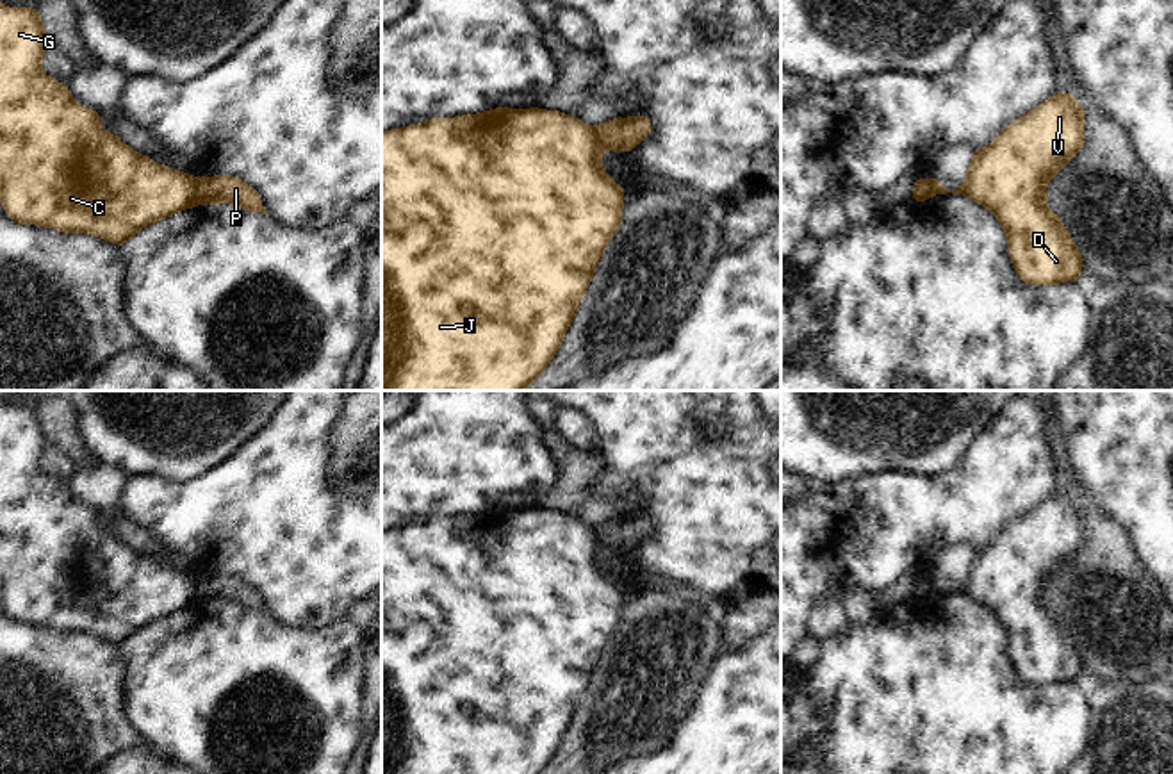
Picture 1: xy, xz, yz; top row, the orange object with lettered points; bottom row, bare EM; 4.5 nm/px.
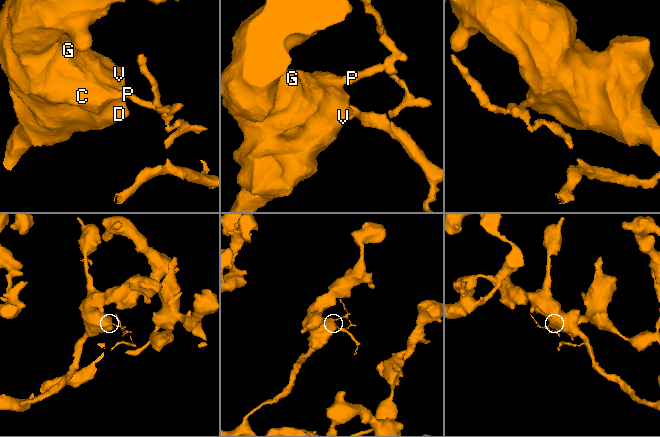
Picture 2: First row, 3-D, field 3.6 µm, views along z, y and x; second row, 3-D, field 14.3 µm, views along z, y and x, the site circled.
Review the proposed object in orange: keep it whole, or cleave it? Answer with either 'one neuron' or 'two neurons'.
two neurons

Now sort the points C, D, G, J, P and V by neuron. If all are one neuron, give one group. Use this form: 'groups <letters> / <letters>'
groups C D G J V / P

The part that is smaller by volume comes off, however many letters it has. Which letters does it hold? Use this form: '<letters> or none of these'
P

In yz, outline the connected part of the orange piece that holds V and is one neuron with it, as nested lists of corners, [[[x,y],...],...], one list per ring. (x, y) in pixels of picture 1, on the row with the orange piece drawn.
[[[1054,93],[1050,100],[1011,121],[982,150],[973,150],[966,182],[956,191],[931,178],[932,194],[966,194],[989,209],[1002,223],[1016,275],[1029,285],[1077,282],[1082,257],[1057,212],[1045,205],[1045,187],[1055,173],[1084,148],[1084,112],[1073,93]]]

